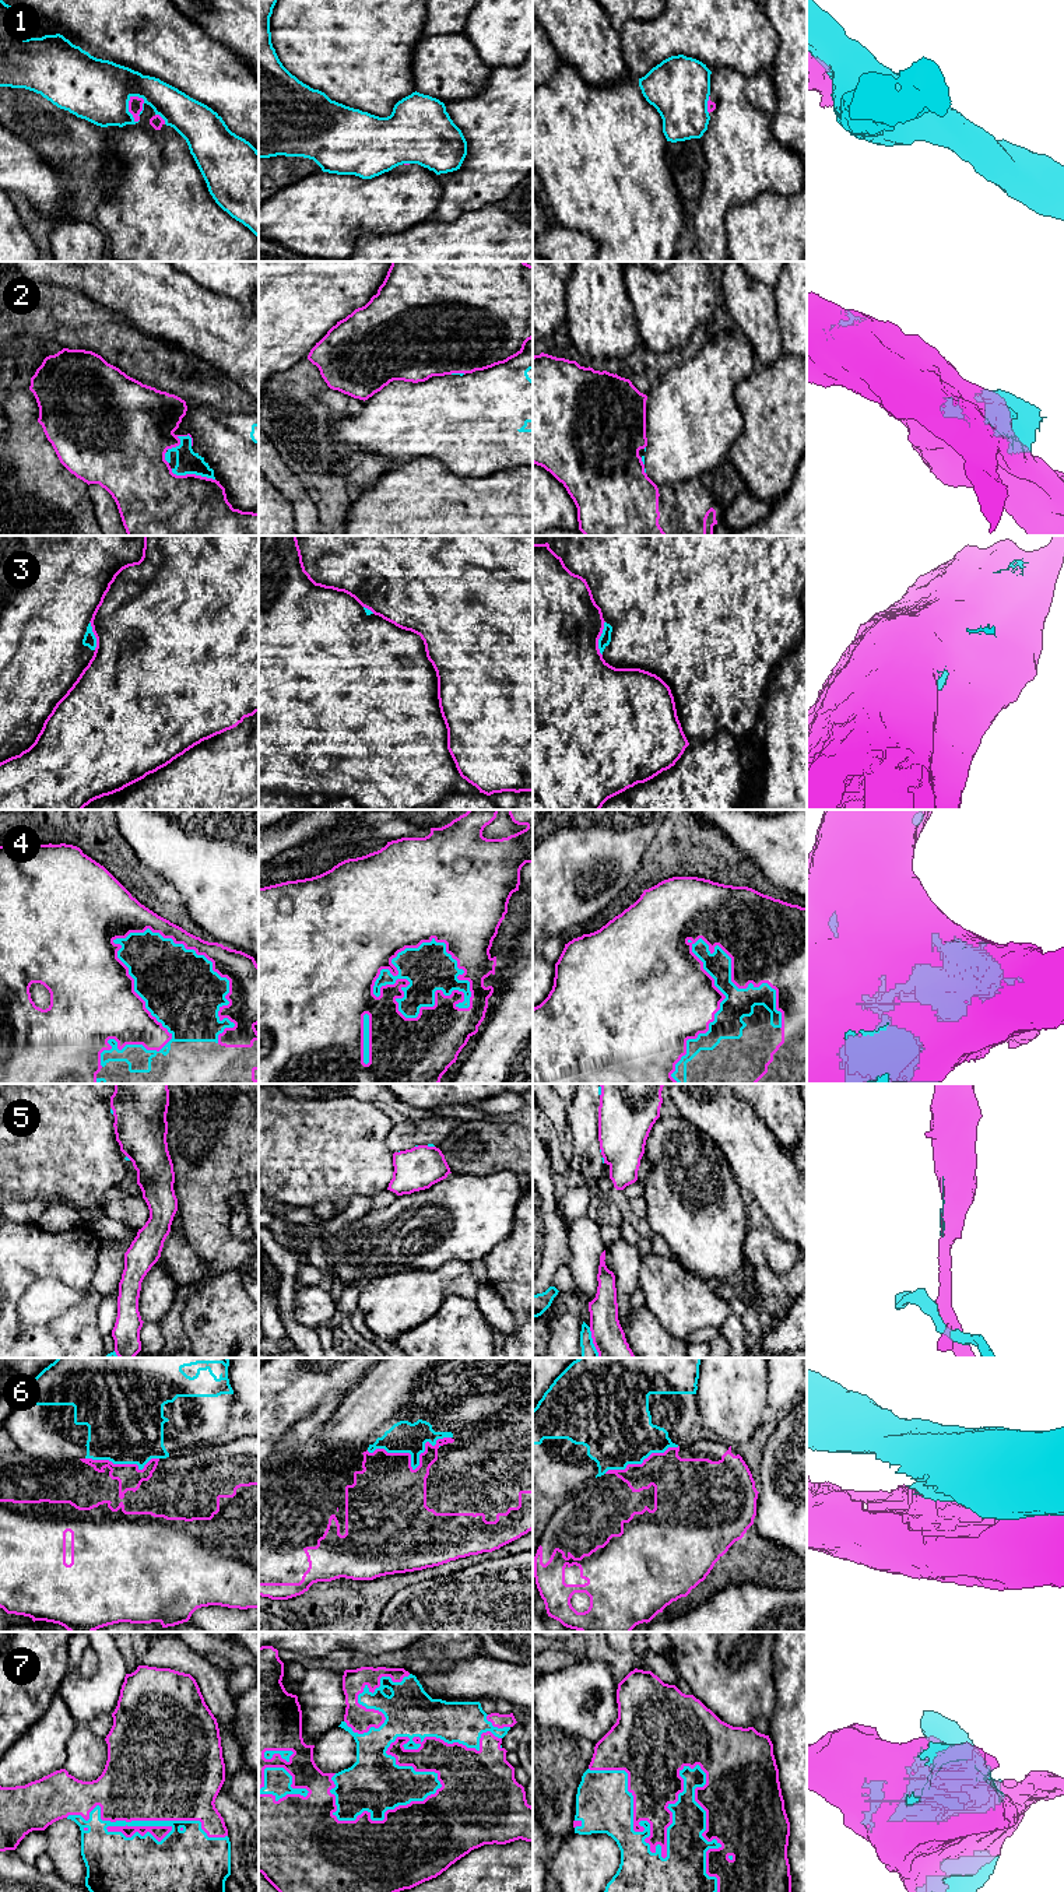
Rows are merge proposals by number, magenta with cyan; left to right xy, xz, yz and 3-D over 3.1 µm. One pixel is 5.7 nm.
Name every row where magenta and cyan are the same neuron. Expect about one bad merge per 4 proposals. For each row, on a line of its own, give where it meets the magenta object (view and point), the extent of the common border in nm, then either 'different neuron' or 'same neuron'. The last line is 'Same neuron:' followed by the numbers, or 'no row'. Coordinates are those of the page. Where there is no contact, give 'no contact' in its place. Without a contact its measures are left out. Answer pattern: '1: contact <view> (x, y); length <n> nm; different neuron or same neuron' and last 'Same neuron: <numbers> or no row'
1: contact xy (129, 109); length 170 nm; different neuron
2: contact xy (192, 474); length 260 nm; different neuron
3: contact yz (599, 638); length 200 nm; different neuron
4: contact xy (130, 976); length 900 nm; same neuron
5: contact yz (593, 1343); length 190 nm; different neuron
6: contact xz (410, 1466); length 500 nm; different neuron
7: contact yz (671, 1815); length 1000 nm; same neuron
Same neuron: 4, 7

